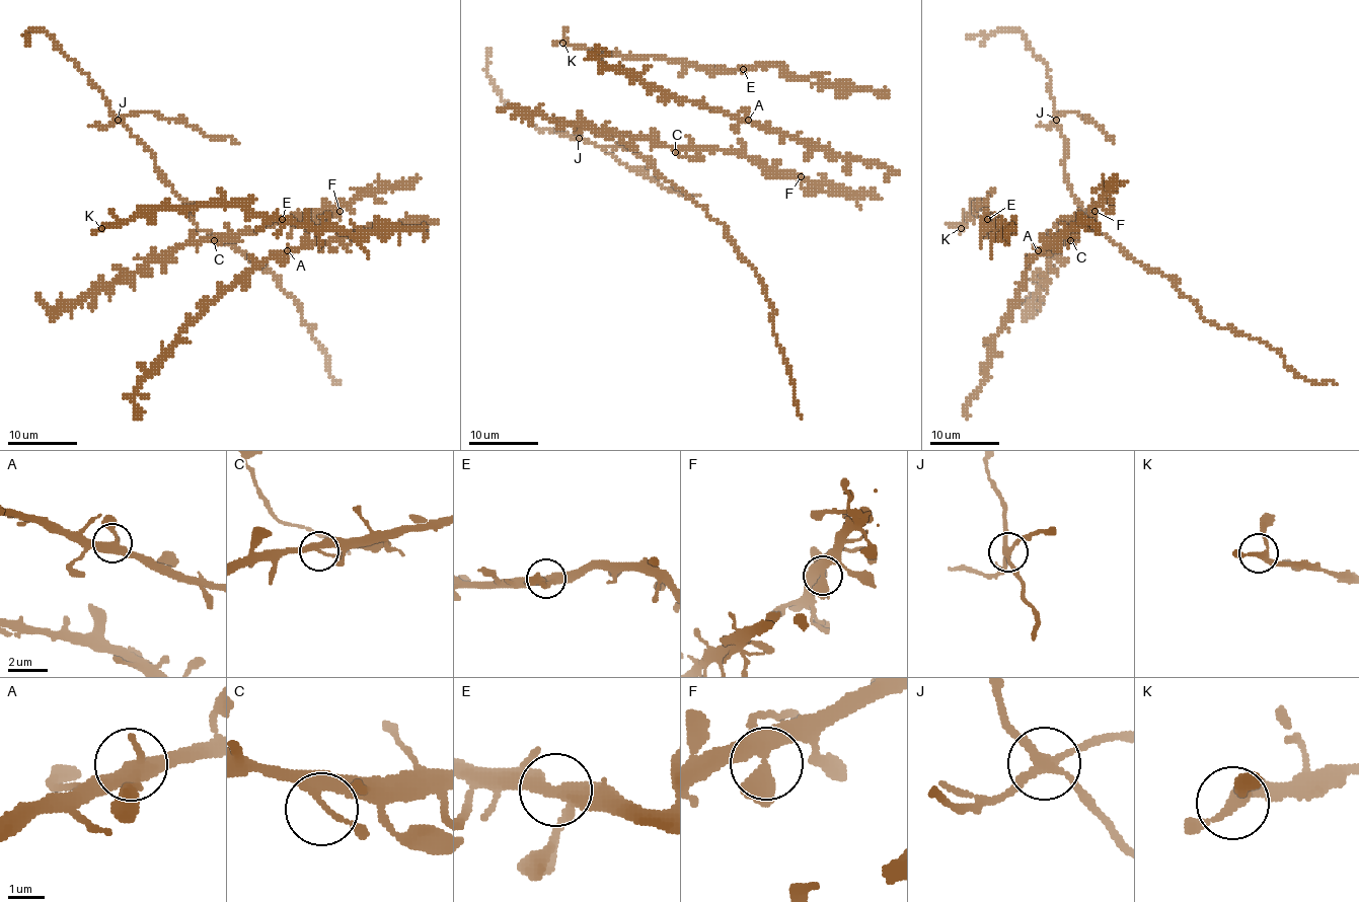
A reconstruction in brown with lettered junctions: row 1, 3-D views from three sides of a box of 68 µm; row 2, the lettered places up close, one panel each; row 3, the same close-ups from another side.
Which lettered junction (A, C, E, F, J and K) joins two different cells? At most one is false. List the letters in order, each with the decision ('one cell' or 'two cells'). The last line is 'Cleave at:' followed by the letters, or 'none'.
A: one cell
C: one cell
E: one cell
F: one cell
J: two cells
K: one cell
Cleave at: J

